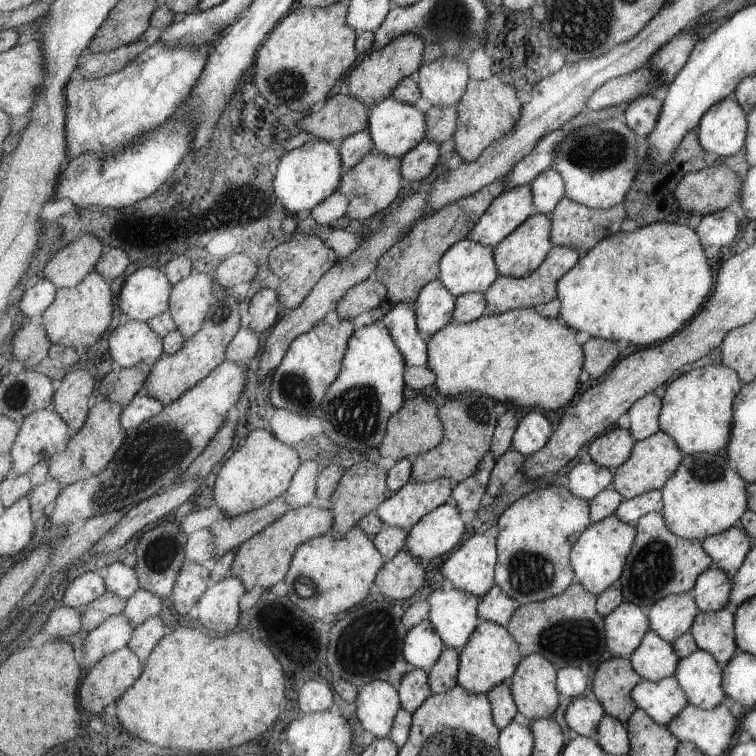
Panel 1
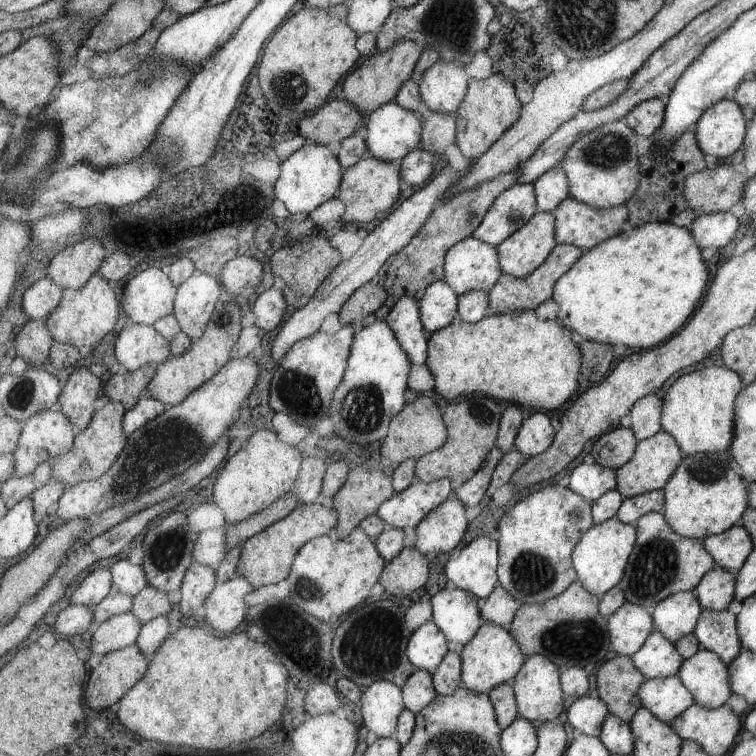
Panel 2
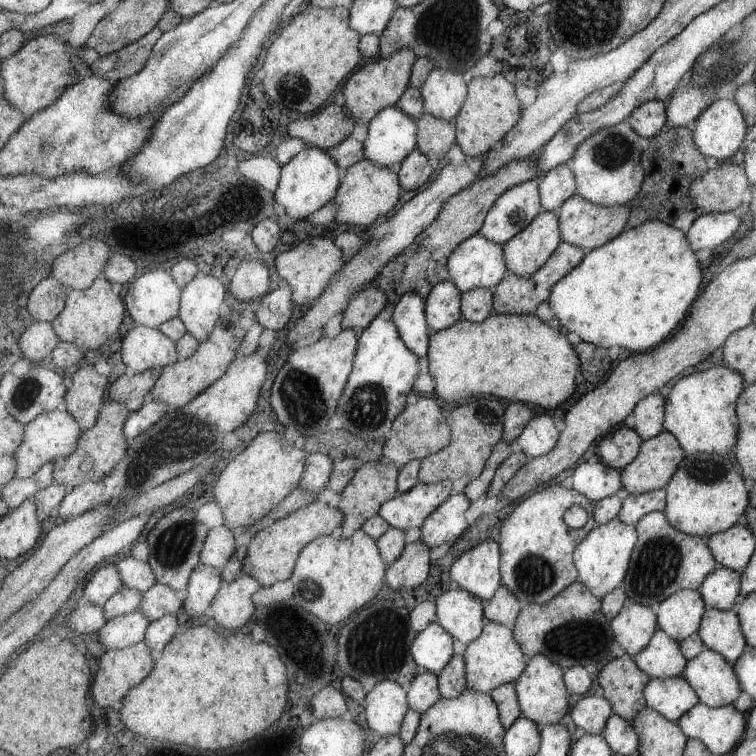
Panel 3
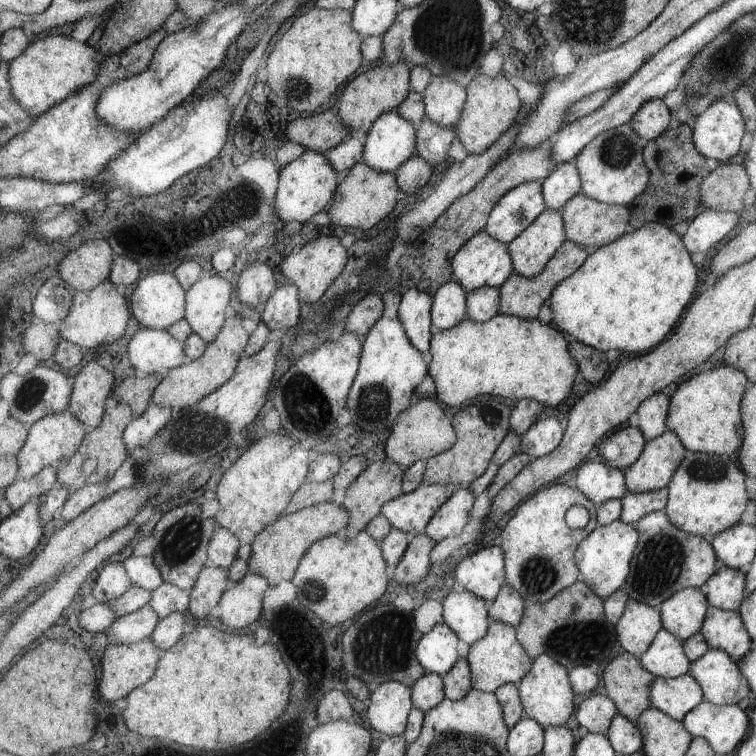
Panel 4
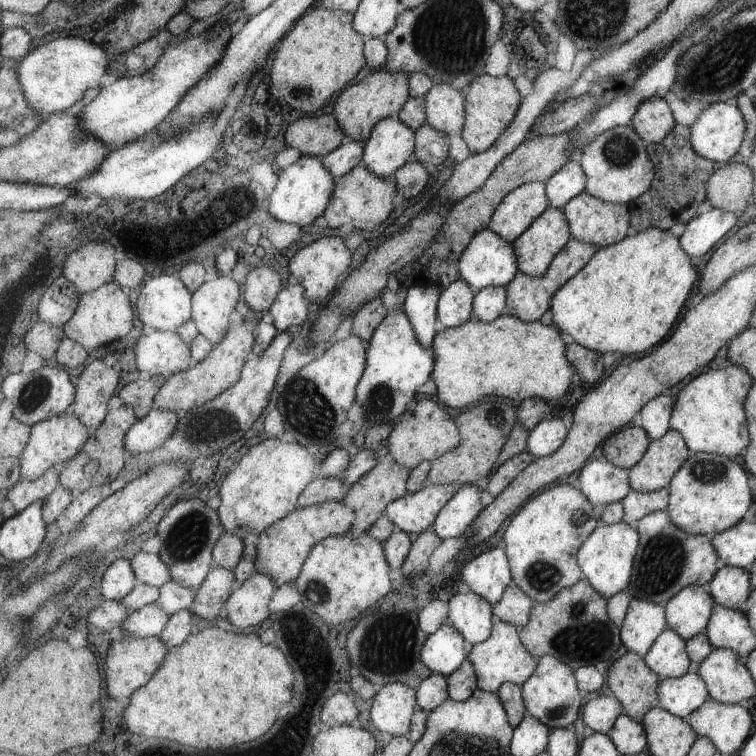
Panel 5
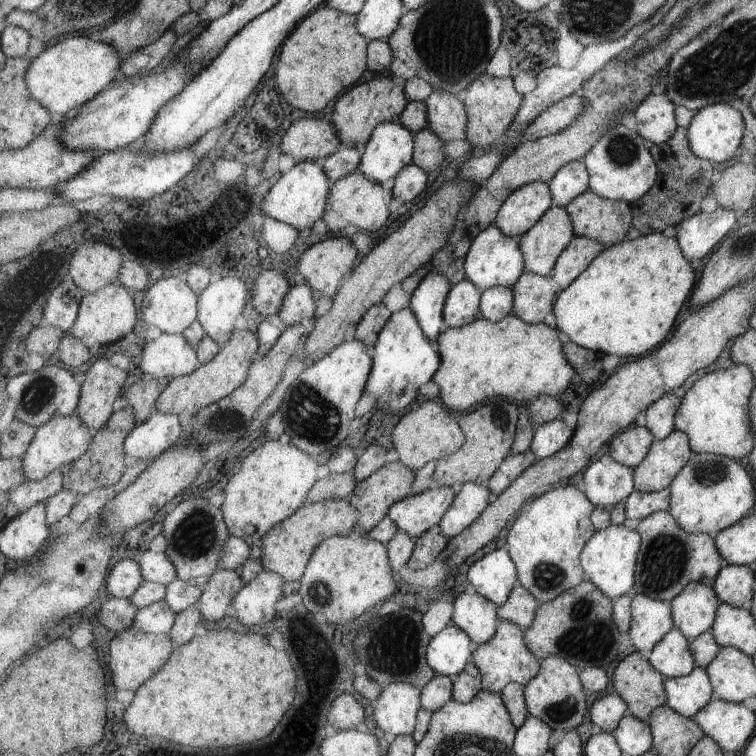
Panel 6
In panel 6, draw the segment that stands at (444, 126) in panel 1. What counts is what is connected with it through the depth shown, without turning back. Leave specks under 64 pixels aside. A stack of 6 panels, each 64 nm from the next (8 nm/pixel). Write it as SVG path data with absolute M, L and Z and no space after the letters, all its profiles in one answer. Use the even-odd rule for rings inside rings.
M430 128L422 130L415 137L414 163L429 173L443 164L445 145Z

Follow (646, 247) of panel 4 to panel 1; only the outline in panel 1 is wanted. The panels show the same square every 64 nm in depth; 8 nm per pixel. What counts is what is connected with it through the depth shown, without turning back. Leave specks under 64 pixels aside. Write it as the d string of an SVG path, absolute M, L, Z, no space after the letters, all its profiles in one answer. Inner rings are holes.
M725 209L702 216L696 229L661 221L604 238L558 282L559 319L581 332L588 332L594 339L626 340L635 346L653 346L670 339L703 308L716 286L703 246L713 244L721 250L731 247L739 234L739 226L739 218L732 210Z

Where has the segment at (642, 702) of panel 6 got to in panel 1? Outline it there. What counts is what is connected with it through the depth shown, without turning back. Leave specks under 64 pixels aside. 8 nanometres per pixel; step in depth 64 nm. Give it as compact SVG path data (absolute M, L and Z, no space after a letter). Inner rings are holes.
M613 656L603 661L595 671L593 692L606 708L607 715L626 723L640 707L634 699L634 690L643 681L644 678L635 670L630 659Z

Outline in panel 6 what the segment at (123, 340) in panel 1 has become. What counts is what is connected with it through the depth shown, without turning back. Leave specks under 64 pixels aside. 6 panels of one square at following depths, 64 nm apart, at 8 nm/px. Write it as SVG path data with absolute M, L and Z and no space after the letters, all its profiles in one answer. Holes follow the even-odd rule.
M163 332L145 343L141 368L146 377L172 380L192 375L199 366L197 349L183 335Z

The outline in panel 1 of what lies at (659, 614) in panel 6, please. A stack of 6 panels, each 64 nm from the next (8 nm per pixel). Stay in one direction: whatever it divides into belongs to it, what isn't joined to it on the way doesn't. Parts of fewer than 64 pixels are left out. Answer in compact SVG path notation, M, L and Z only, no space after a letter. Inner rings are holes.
M627 600L605 618L608 650L615 657L630 659L652 630L648 612Z

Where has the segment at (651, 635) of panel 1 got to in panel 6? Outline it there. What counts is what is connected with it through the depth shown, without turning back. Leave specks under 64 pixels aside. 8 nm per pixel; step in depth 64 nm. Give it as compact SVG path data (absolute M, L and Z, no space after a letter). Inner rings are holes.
M675 627L652 650L650 664L667 678L679 678L691 674L698 664L690 643L687 635Z

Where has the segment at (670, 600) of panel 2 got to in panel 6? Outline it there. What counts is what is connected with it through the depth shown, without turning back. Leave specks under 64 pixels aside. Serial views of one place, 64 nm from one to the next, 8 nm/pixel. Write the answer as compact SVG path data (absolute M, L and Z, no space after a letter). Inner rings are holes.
M692 582L671 602L674 608L674 623L690 639L714 628L718 610L723 602L711 583Z

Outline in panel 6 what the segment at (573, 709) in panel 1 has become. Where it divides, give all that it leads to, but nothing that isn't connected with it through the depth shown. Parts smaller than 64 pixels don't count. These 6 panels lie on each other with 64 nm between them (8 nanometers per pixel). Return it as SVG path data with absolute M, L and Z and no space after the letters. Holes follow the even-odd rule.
M619 693L605 694L593 702L589 714L593 724L611 733L617 730L623 718L630 714L629 710L630 706Z

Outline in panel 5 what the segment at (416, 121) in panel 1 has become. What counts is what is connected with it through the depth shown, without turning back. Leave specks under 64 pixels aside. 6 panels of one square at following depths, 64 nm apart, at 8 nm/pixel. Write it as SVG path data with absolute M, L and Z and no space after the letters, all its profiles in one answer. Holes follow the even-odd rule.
M387 117L375 125L374 132L364 144L362 165L382 179L393 176L416 151L415 131L399 117Z

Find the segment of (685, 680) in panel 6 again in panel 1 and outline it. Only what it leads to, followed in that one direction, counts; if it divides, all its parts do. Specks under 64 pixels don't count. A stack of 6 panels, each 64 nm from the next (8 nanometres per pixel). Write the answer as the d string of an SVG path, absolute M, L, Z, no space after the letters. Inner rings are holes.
M675 676L660 681L644 680L635 687L634 699L651 718L665 726L690 704L686 692Z

